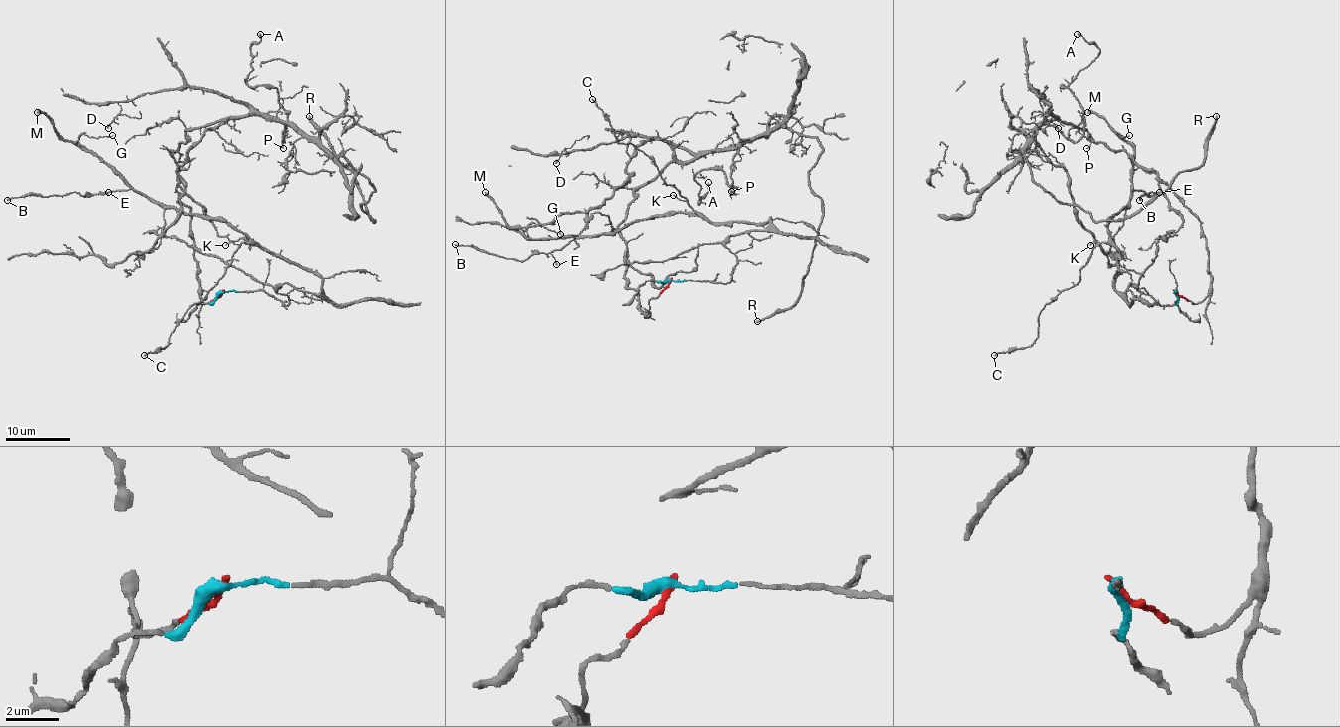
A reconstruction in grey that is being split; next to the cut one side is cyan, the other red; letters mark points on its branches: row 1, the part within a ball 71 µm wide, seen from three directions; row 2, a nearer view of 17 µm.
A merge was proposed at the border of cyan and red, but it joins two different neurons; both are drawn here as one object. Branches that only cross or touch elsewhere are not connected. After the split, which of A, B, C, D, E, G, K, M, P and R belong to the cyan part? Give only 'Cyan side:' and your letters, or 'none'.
Cyan side: B, C, E, G, K, M

